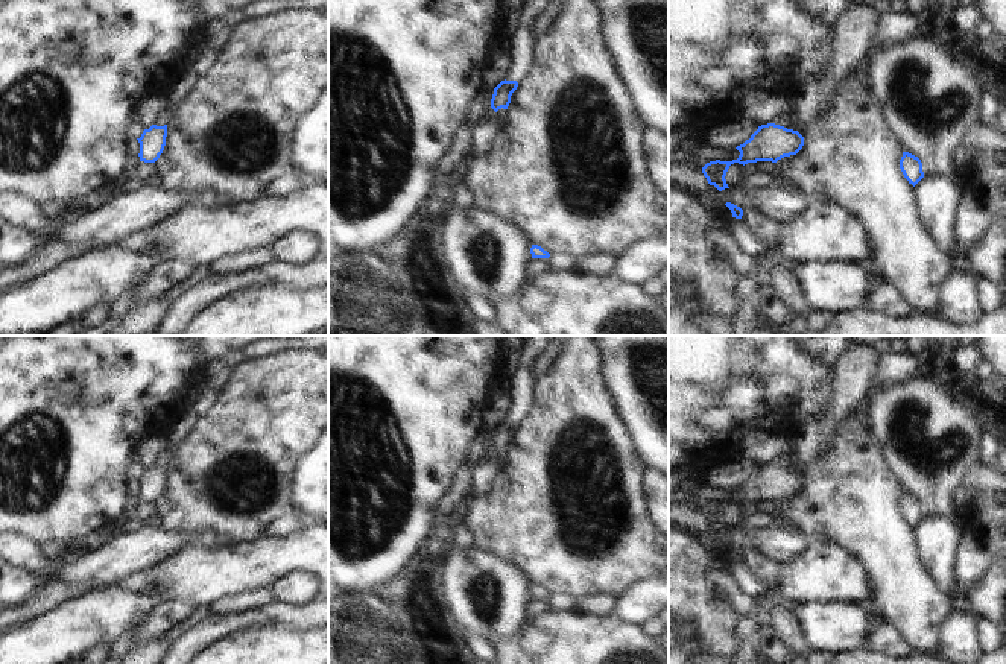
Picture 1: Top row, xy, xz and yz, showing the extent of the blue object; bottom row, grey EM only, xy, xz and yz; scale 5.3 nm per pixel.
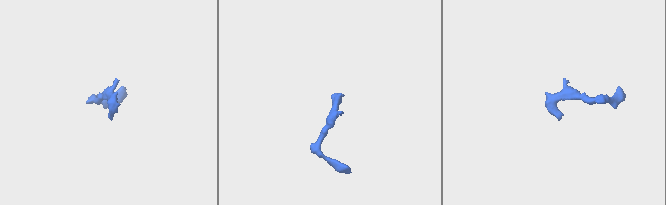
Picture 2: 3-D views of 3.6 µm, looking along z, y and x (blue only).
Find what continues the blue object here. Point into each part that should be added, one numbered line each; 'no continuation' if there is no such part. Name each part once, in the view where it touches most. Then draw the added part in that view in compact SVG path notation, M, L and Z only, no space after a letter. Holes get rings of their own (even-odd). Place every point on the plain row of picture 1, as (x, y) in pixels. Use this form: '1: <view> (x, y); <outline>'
1: yz (853, 377); M851 343L833 371L827 412L802 424L792 436L792 451L773 463L793 471L810 466L831 445L839 425L866 401L880 362L875 348Z

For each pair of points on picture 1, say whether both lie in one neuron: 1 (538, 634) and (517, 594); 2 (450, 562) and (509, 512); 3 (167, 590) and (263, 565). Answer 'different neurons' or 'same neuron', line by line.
1: different neurons
2: different neurons
3: same neuron

